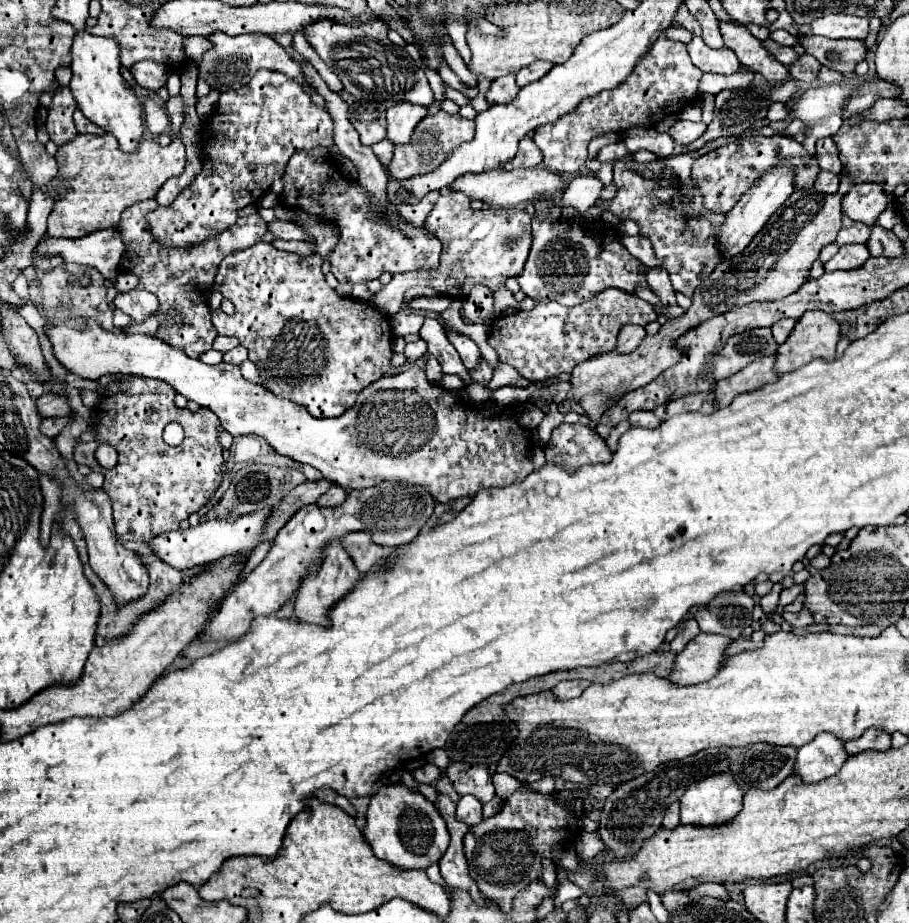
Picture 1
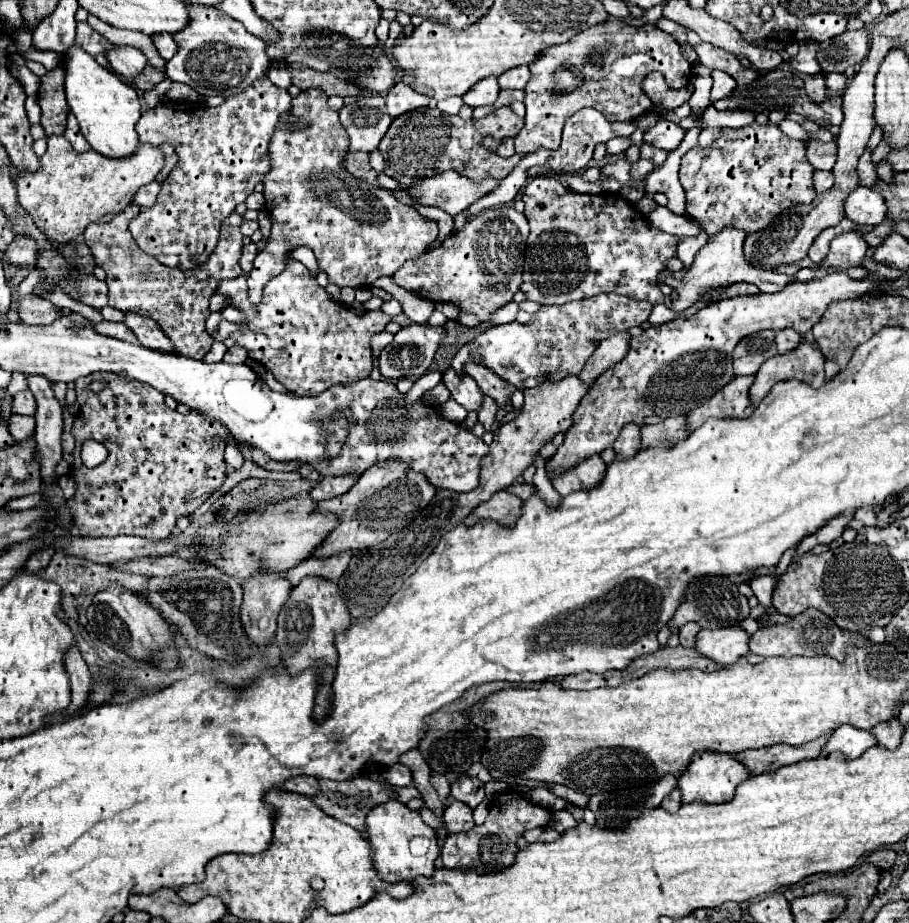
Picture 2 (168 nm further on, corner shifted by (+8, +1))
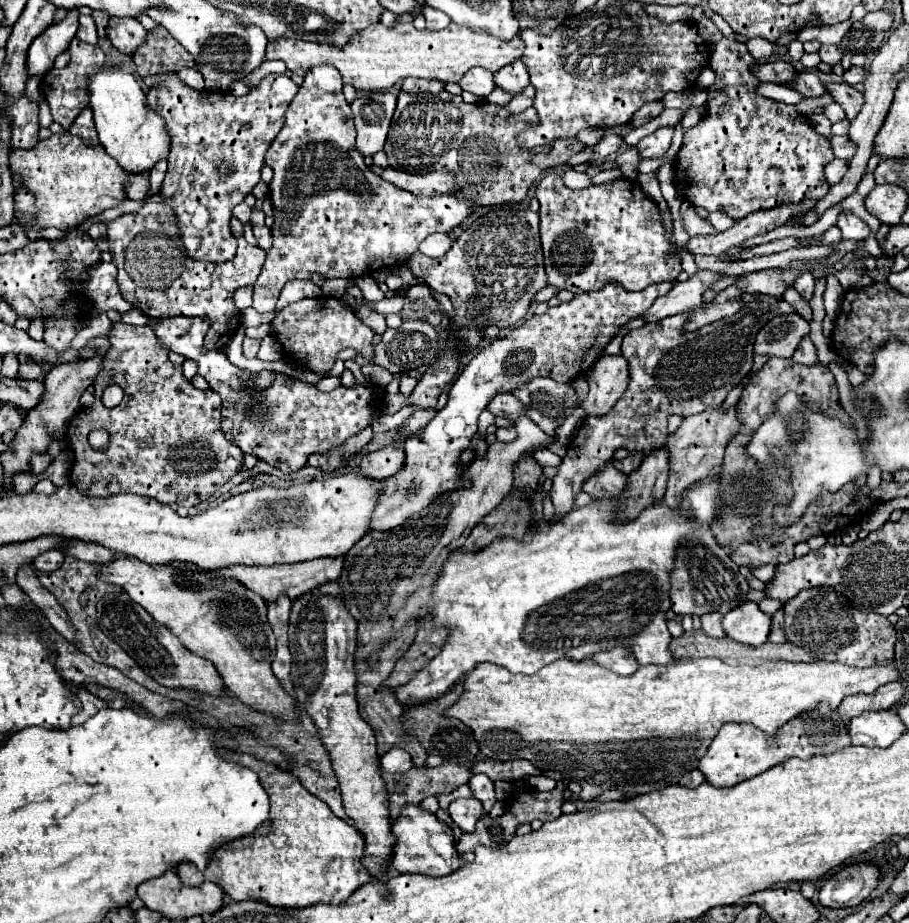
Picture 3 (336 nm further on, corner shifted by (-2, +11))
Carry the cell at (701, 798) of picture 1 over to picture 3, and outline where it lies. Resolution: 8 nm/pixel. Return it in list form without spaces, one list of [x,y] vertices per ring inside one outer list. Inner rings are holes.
[[[818,705],[816,709],[812,709],[812,713],[800,713],[800,717],[794,717],[792,721],[788,721],[788,725],[782,725],[780,733],[776,733],[774,737],[760,733],[760,729],[756,729],[754,725],[724,725],[714,737],[708,753],[700,759],[698,769],[706,775],[708,783],[716,787],[732,787],[740,781],[764,773],[766,769],[782,763],[786,757],[808,759],[824,753],[836,753],[848,745],[848,727],[840,725],[838,711],[828,709],[828,705]]]

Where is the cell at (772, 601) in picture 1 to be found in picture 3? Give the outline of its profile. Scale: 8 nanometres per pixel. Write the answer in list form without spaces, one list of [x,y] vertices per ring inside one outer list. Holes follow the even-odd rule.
[[[768,563],[768,565],[758,565],[758,567],[752,567],[750,571],[752,571],[752,575],[754,575],[756,579],[760,579],[760,581],[768,583],[768,581],[772,581],[772,577],[774,577],[774,571],[776,571],[776,567]]]

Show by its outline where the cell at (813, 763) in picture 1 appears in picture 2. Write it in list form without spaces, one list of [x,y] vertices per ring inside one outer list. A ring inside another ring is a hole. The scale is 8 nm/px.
[[[842,725],[828,737],[820,755],[826,757],[826,755],[838,751],[846,759],[858,759],[866,749],[870,749],[874,745],[876,745],[876,739],[872,737],[870,731],[862,731],[862,729],[854,729],[850,725]]]

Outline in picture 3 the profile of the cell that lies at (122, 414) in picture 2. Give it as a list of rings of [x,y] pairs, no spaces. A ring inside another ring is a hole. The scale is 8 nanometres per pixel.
[[[116,323],[110,331],[110,351],[104,359],[104,367],[94,381],[94,397],[96,401],[80,409],[66,429],[68,447],[74,453],[74,467],[72,467],[72,485],[84,497],[108,497],[116,493],[134,493],[146,495],[166,505],[184,505],[194,507],[214,495],[230,477],[234,477],[242,469],[244,453],[238,445],[230,443],[222,433],[222,417],[220,407],[222,399],[216,391],[196,389],[182,373],[182,365],[174,365],[168,359],[168,351],[158,343],[156,335],[152,333],[150,325],[134,327],[126,323]],[[108,385],[120,385],[124,389],[124,399],[118,407],[104,407],[102,405],[102,391]],[[94,429],[102,429],[110,435],[110,443],[106,449],[96,451],[88,443],[88,435]]]

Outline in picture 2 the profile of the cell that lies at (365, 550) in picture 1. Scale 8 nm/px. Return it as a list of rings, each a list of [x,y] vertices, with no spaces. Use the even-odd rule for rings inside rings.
[[[344,551],[344,553],[338,553],[338,555],[330,555],[326,559],[306,559],[300,565],[286,571],[284,577],[290,579],[292,585],[298,585],[308,575],[318,575],[318,577],[324,577],[324,579],[338,581],[342,577],[342,573],[346,571],[352,557],[354,557],[354,551]]]

